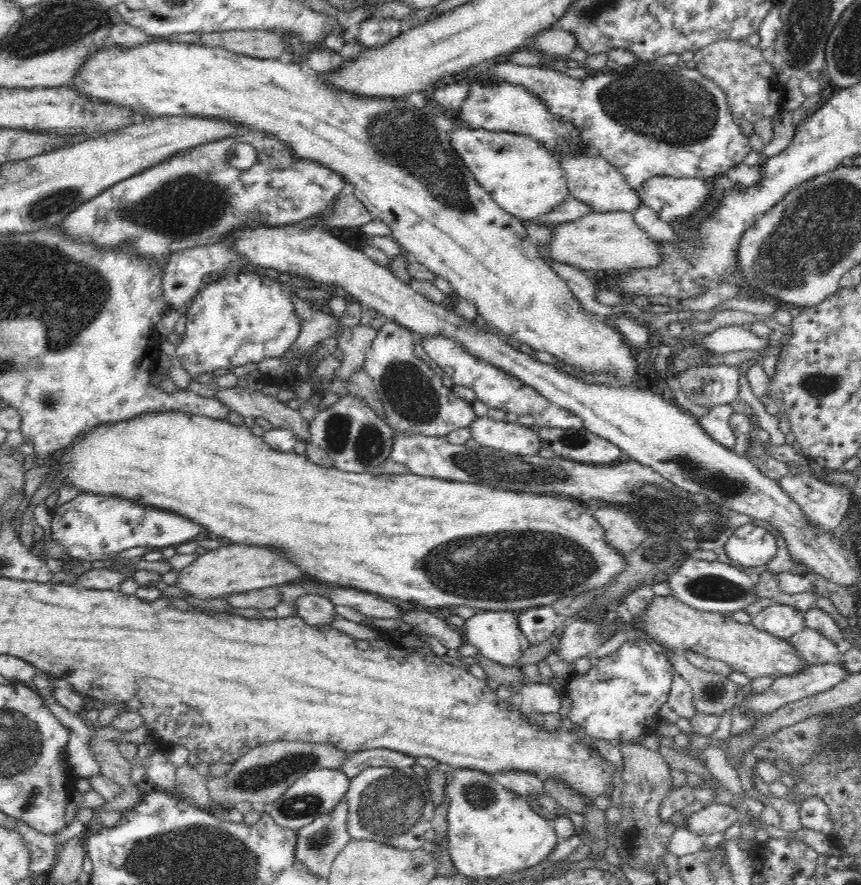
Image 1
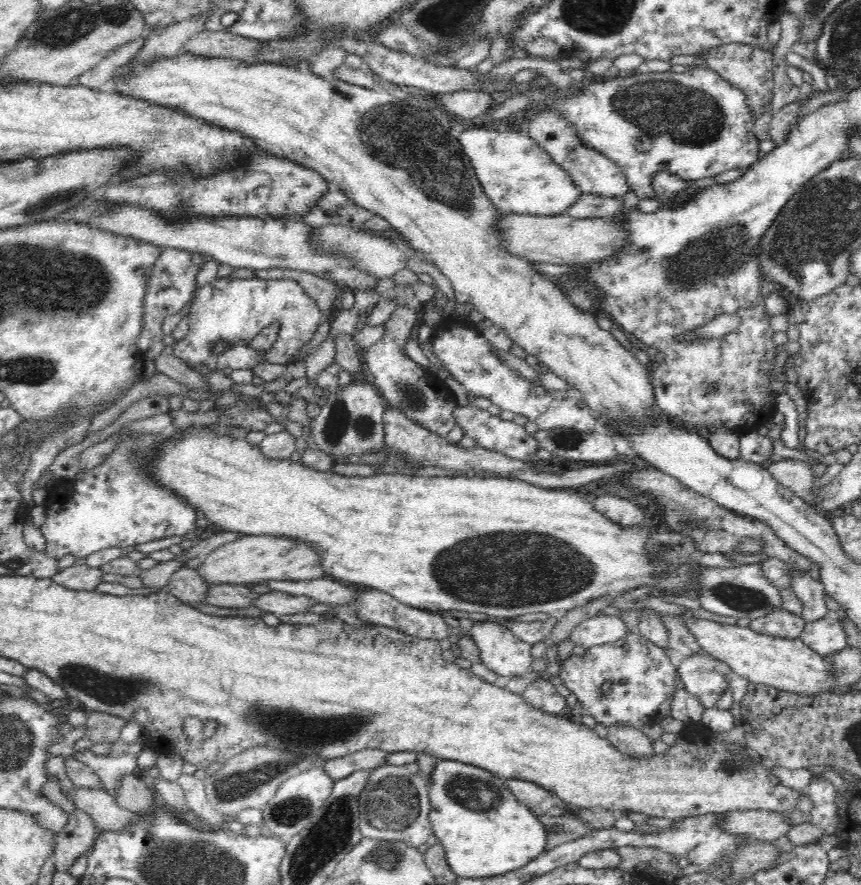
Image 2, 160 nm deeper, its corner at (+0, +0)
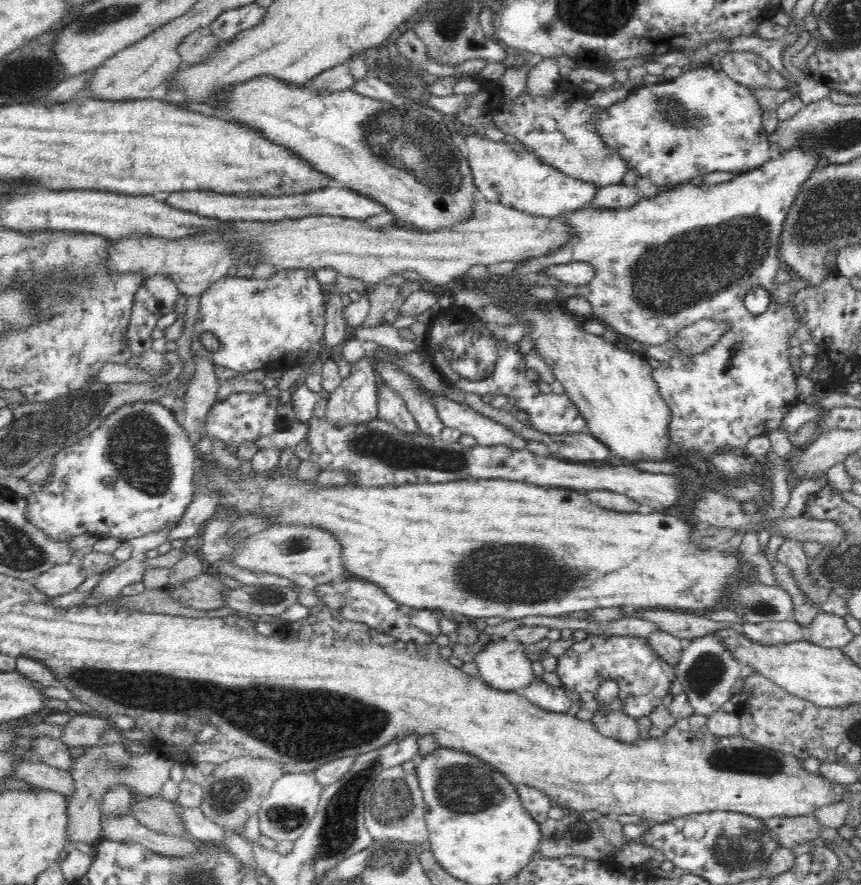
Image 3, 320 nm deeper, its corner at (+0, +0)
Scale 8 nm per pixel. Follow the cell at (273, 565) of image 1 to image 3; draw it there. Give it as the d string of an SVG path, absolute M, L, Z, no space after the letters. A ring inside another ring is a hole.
M274 524L264 531L247 538L243 550L233 553L229 558L239 568L249 572L266 572L288 578L296 586L301 587L298 603L308 609L324 604L317 596L315 589L320 584L334 581L346 574L342 546L328 530L318 526L291 526L290 524Z

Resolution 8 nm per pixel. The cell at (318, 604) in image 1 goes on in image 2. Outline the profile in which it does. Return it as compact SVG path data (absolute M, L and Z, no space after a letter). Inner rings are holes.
M280 591L268 592L260 595L260 598L254 600L253 607L266 613L275 615L298 614L298 612L308 612L309 607L318 604L315 599L290 595Z

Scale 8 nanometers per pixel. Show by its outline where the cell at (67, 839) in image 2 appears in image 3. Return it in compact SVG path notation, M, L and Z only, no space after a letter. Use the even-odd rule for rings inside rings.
M114 743L104 746L83 747L82 754L76 756L71 766L73 776L73 791L67 797L68 826L66 837L69 846L73 842L84 842L94 846L99 840L101 827L101 804L104 794L123 784L134 794L141 796L157 796L162 786L170 780L171 768L174 764L171 758L159 754L132 753L124 743Z

